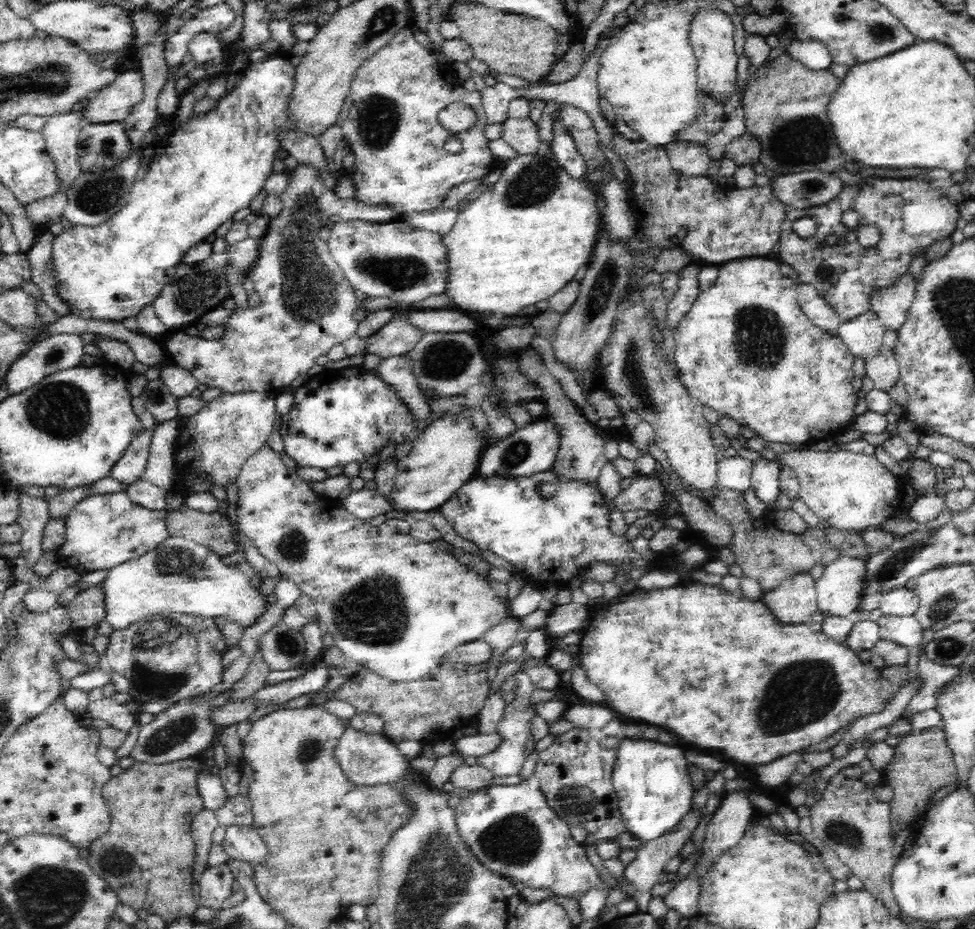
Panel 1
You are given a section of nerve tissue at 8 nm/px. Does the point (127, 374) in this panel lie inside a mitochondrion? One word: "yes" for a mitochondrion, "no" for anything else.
no

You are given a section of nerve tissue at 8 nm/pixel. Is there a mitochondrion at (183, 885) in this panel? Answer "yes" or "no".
no

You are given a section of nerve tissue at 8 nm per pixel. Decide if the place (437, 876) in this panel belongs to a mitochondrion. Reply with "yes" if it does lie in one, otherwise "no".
yes

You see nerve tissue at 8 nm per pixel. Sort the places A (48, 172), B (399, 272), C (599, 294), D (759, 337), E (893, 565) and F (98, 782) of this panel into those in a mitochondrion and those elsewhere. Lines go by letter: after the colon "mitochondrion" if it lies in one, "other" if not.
A: other
B: mitochondrion
C: mitochondrion
D: mitochondrion
E: mitochondrion
F: other

